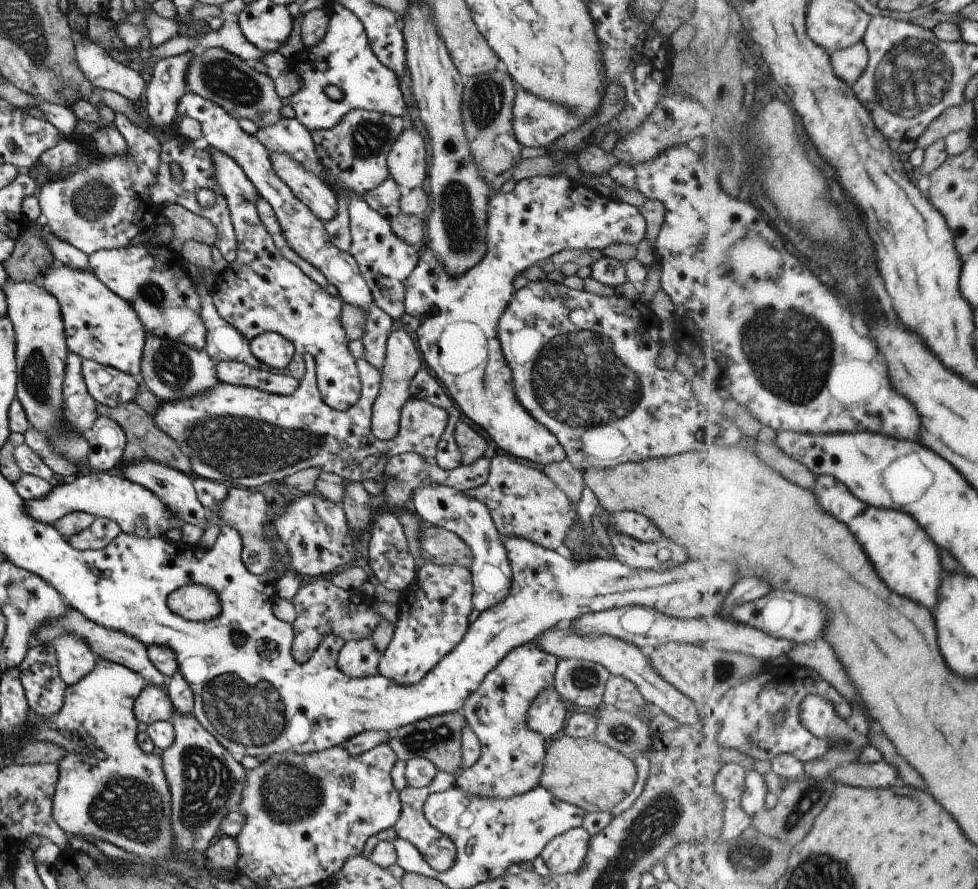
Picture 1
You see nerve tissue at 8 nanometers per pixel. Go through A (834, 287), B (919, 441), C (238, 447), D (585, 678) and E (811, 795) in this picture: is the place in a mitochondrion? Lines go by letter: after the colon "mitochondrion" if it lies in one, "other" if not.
A: other
B: other
C: mitochondrion
D: mitochondrion
E: mitochondrion

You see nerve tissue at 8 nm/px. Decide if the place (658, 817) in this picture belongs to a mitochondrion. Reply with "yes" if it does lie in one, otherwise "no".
yes

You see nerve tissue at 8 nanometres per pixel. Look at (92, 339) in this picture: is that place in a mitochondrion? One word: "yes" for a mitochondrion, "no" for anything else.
yes

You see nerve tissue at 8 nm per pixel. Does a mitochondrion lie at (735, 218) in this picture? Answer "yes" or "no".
no

